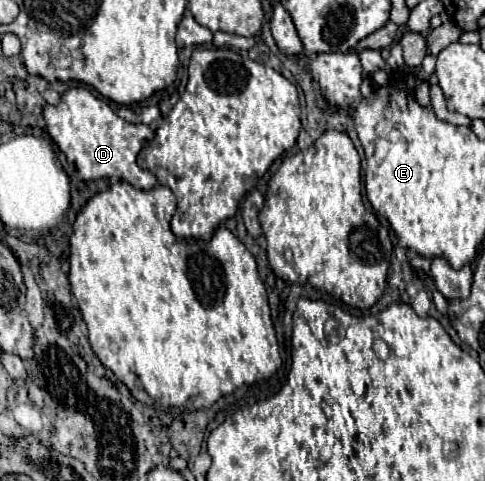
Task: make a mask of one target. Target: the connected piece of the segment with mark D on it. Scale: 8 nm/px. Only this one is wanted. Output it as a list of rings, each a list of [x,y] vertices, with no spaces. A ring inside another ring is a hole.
[[[87,87],[69,89],[57,105],[45,107],[43,117],[47,123],[47,133],[65,153],[67,161],[75,165],[83,181],[117,177],[131,183],[135,189],[151,189],[157,183],[151,171],[141,169],[135,163],[137,153],[143,149],[143,145],[155,137],[151,127],[135,125],[117,117],[113,109]]]

